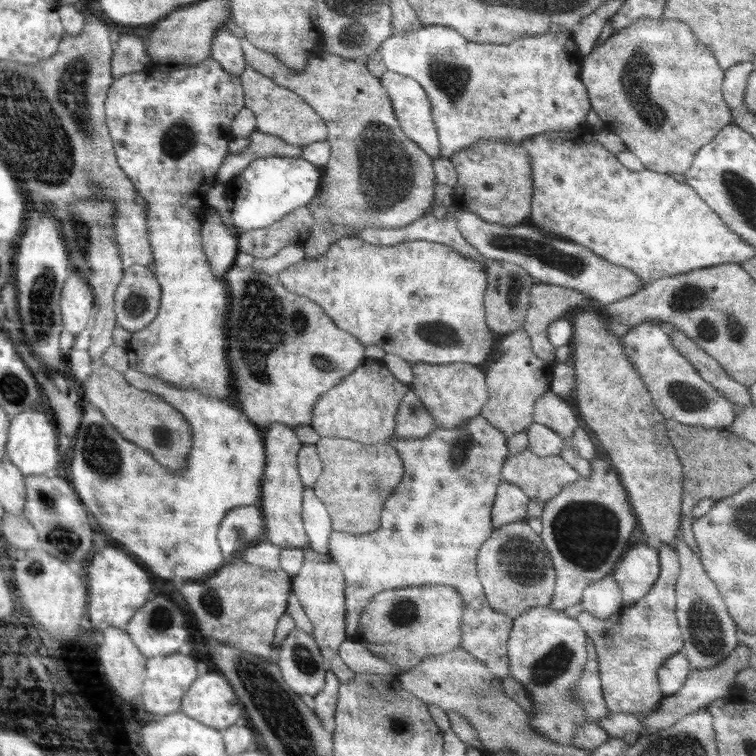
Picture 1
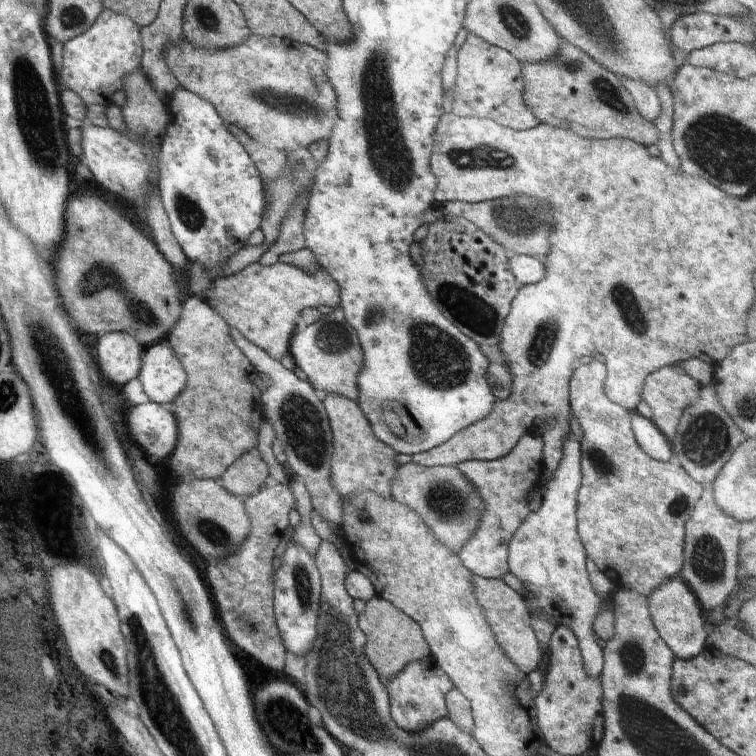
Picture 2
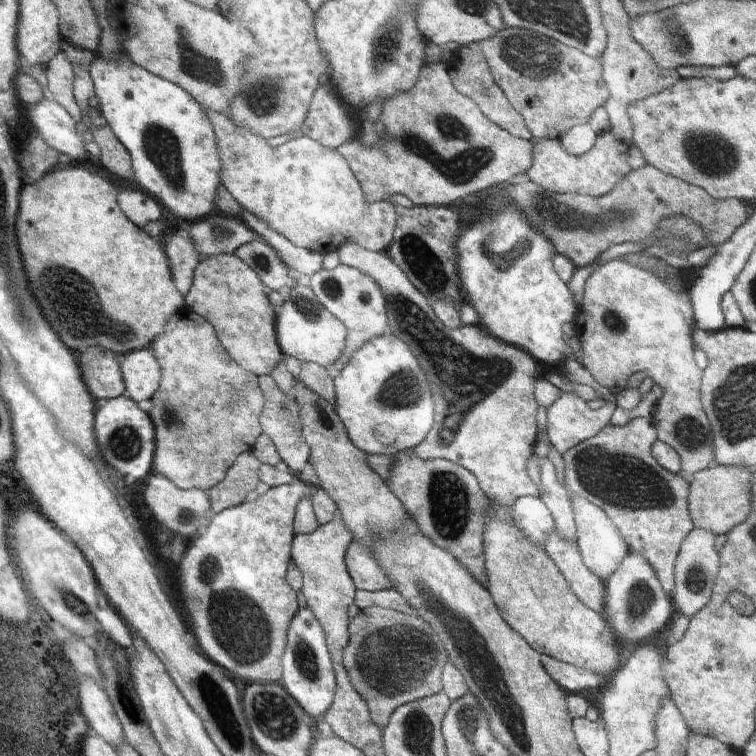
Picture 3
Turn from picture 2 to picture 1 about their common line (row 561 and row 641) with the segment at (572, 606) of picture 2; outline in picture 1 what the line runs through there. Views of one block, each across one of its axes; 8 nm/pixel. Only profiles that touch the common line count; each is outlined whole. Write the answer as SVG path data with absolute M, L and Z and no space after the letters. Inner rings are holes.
M534 606L526 609L524 613L512 621L512 630L507 642L508 663L510 663L510 676L522 683L526 693L530 693L534 706L528 712L528 723L542 733L545 738L562 745L573 745L578 725L588 723L586 710L582 702L576 702L578 696L572 694L574 682L578 684L578 677L586 665L588 638L586 632L575 618L566 616L563 610L554 610L548 606Z

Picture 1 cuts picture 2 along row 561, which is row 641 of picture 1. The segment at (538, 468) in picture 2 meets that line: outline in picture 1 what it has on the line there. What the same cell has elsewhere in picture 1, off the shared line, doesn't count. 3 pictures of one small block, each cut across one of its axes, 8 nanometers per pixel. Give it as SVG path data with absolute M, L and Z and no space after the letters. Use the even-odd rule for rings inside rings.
M481 414L471 418L462 429L433 430L424 438L394 439L391 445L398 451L404 466L403 478L393 494L385 501L380 513L380 527L372 533L349 534L333 531L330 534L329 555L345 576L345 634L350 638L358 632L358 619L366 604L388 588L422 585L444 585L454 588L462 598L462 643L460 646L482 661L497 677L510 677L507 642L512 619L496 612L487 603L477 574L477 556L482 543L492 535L491 510L498 485L503 482L502 466L508 455L508 439Z

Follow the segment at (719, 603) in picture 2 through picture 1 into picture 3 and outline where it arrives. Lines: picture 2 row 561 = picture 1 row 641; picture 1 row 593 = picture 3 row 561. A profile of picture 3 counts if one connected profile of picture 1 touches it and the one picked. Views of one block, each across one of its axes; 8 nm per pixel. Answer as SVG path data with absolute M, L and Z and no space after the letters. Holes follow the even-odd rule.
M694 528L682 542L675 563L675 586L670 598L678 606L681 614L689 620L704 606L708 605L713 596L713 587L717 580L720 567L719 554L714 548L715 536L703 529Z

